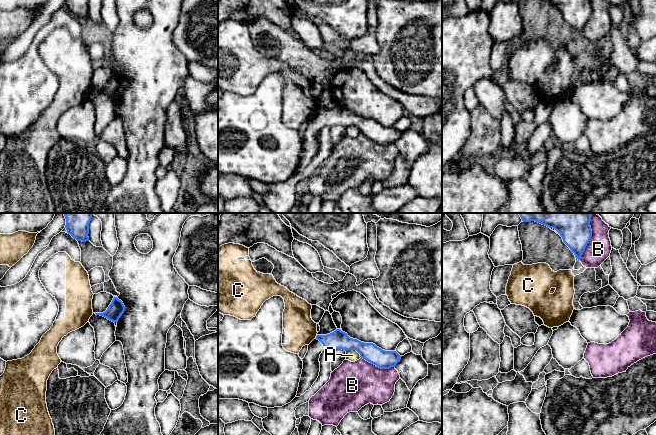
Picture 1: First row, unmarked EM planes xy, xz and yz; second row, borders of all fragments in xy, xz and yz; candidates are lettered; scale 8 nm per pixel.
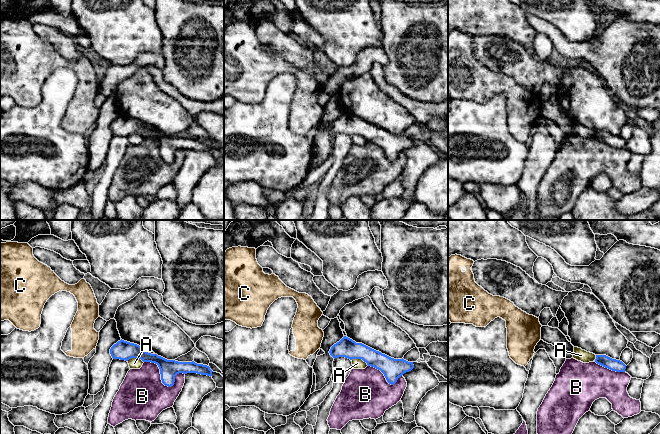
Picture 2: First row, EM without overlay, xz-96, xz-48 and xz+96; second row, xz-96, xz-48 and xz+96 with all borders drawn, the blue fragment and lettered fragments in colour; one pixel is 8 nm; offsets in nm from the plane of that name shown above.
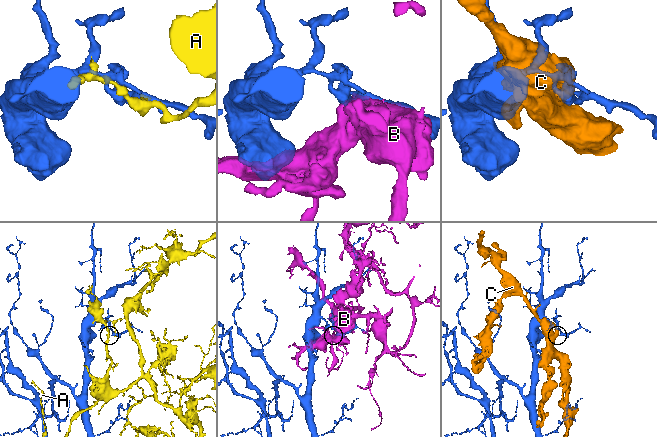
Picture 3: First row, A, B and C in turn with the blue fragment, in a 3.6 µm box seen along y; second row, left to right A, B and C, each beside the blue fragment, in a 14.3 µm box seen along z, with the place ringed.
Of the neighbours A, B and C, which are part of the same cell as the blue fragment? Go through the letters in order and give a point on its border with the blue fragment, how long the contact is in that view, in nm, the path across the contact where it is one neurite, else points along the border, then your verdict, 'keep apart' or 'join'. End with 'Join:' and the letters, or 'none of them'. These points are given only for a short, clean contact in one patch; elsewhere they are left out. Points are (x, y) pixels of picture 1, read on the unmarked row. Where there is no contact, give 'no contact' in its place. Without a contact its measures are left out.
A: xz (354, 125) | 140 nm | keep apart
B: yz (588, 18) | 300 nm | keep apart
C: xz (316, 112) | 30 nm | keep apart
Join: none of them

